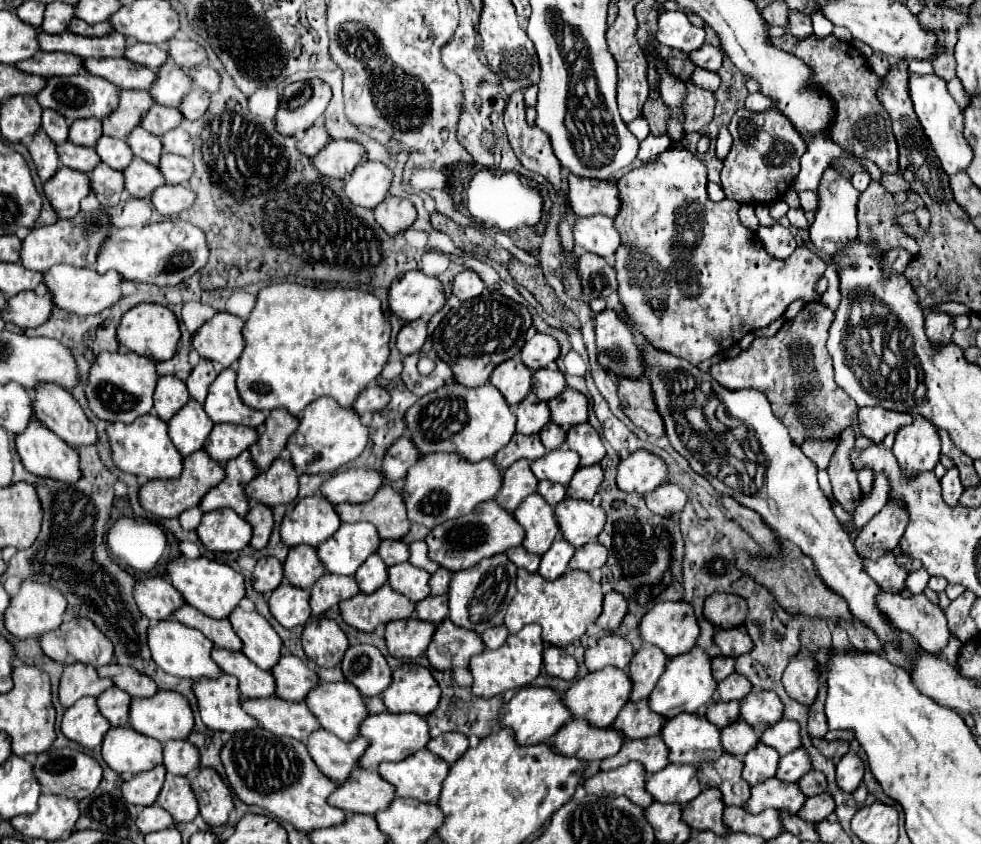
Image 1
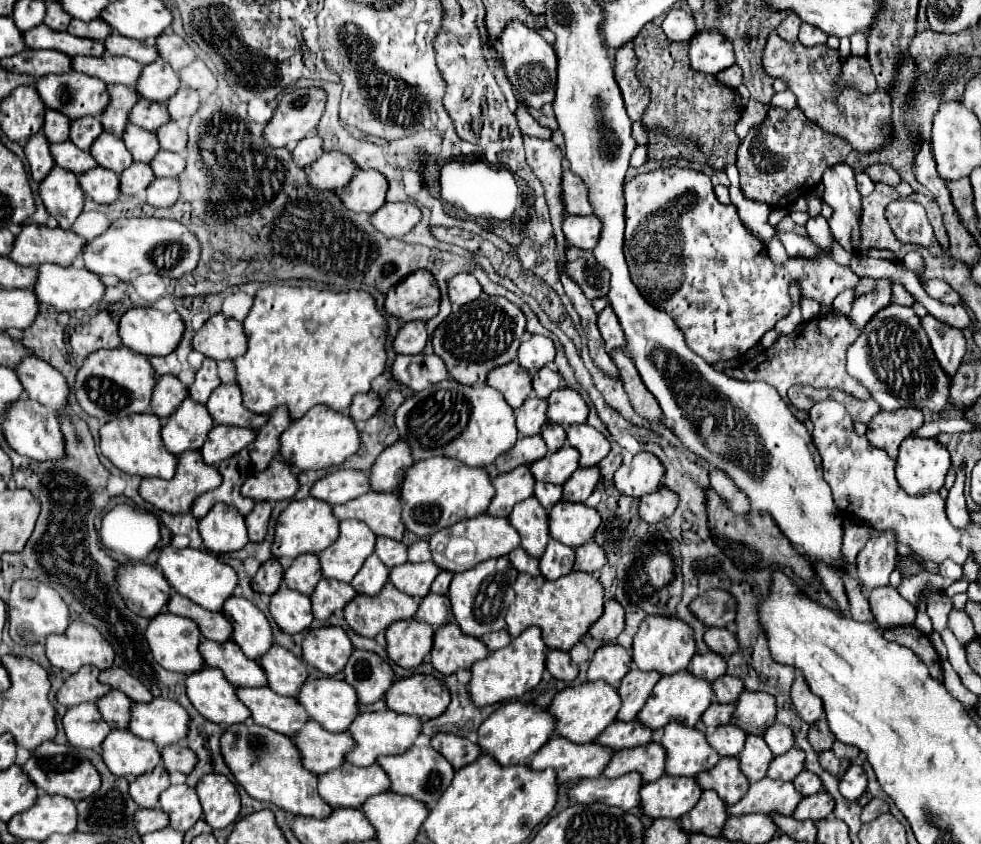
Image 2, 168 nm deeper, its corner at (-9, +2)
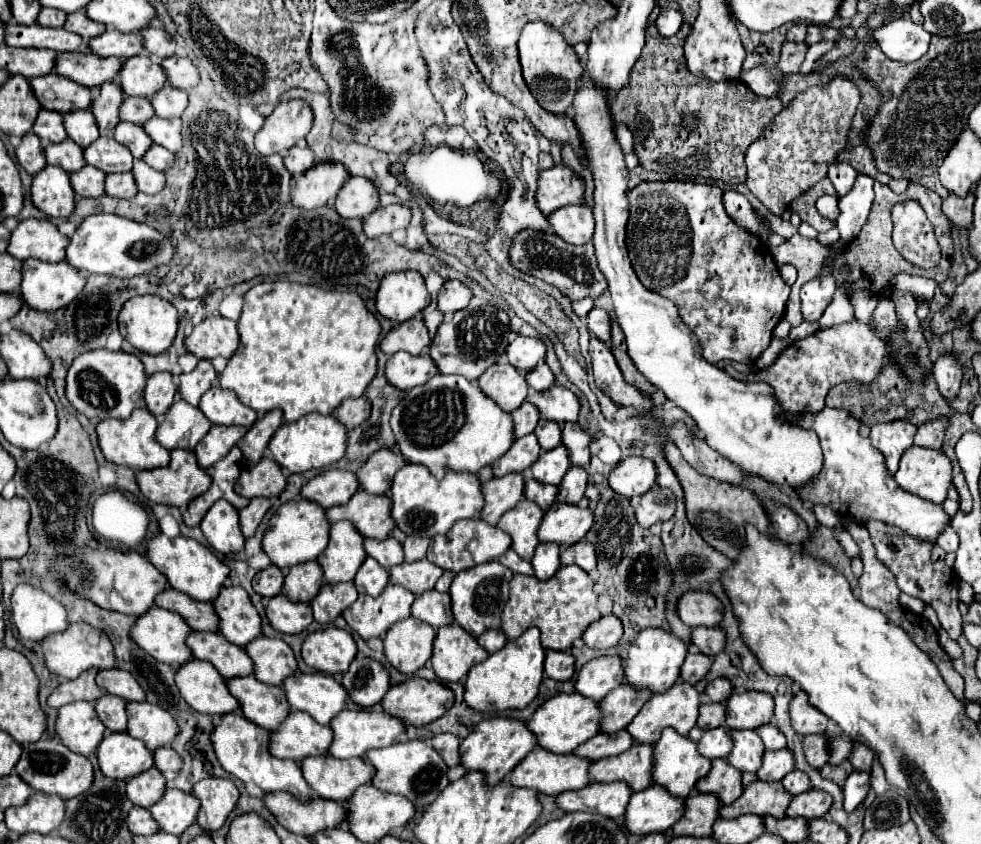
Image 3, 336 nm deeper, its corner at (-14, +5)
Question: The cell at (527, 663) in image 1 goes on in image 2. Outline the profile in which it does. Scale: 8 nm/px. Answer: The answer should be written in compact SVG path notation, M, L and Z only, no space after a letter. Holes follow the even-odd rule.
M539 627L525 629L519 637L515 637L509 643L509 647L493 651L485 659L473 663L471 681L469 681L469 697L473 699L477 707L521 697L523 693L537 687L537 683L541 681L541 675L545 671L545 653L547 653L547 647L541 639L541 629Z

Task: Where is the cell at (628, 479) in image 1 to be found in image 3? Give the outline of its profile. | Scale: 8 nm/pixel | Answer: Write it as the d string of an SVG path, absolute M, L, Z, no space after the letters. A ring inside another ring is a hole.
M630 456L622 460L610 474L610 486L622 496L646 494L656 484L656 464L642 456Z

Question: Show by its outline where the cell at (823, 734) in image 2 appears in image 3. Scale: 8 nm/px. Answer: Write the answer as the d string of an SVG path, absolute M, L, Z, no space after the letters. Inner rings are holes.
M814 734L804 738L804 752L808 762L814 768L822 768L830 760L830 750L828 750L828 736L826 734Z

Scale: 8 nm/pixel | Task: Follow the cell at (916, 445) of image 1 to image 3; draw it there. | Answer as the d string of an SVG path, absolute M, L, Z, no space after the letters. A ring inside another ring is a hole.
M910 446L904 450L894 478L906 492L942 504L952 484L952 462L942 450Z

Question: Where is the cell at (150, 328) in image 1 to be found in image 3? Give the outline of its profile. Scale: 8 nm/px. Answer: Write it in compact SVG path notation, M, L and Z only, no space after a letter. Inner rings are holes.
M136 296L124 304L118 316L118 330L136 350L146 354L158 354L170 348L170 344L174 342L178 332L178 320L178 310L170 302L158 296Z

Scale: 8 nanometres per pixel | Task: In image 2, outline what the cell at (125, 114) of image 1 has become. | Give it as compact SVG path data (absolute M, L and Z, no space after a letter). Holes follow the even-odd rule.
M107 85L107 91L109 91L109 107L105 107L99 121L103 125L103 131L121 135L127 127L129 111L137 103L137 93L133 87L125 85Z

